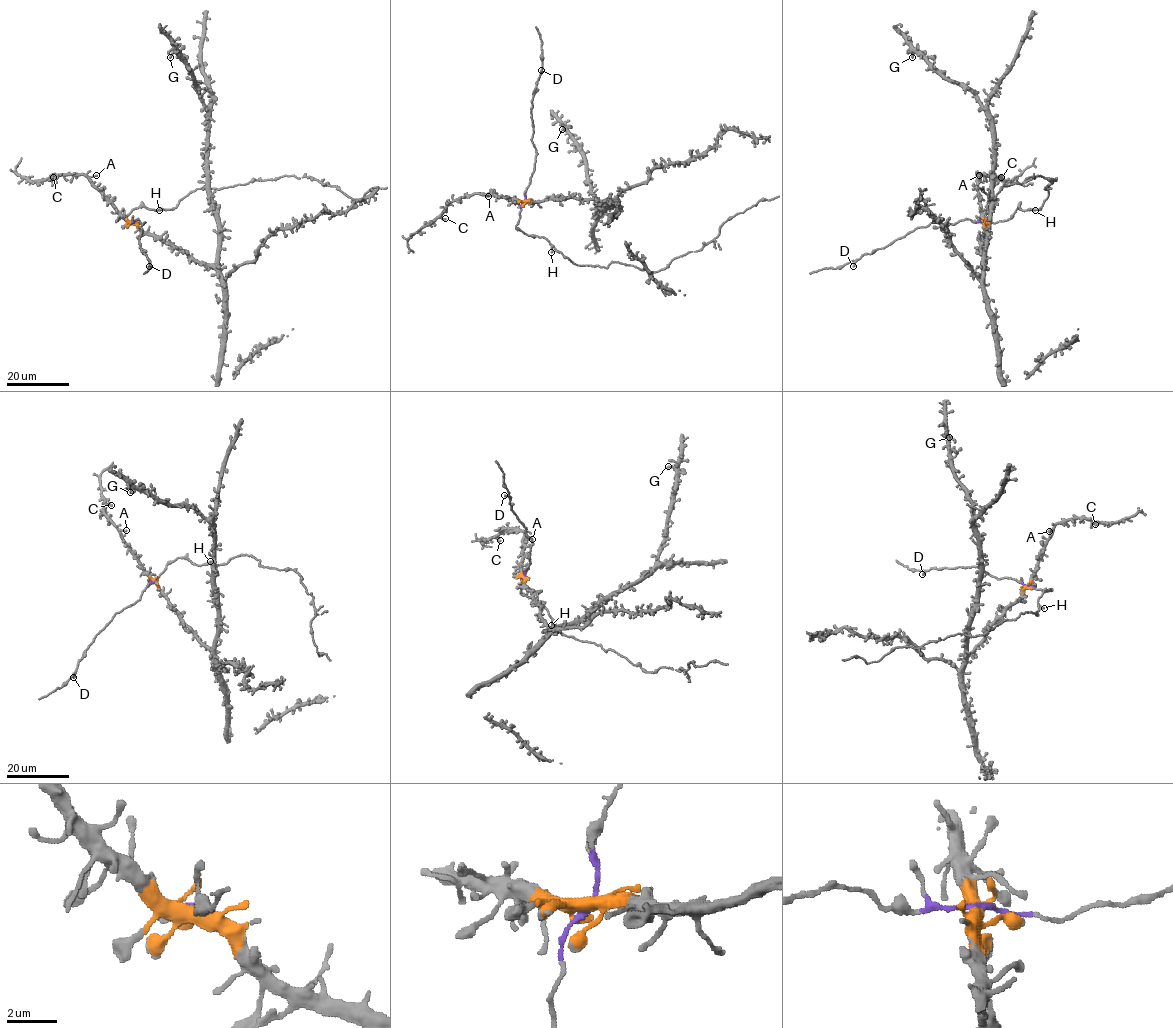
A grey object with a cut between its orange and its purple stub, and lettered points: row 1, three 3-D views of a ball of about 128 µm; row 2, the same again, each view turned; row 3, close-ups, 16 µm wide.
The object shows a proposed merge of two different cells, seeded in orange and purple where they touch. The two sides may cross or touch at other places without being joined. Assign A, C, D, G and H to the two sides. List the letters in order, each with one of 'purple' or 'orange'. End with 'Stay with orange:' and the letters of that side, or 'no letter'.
A: orange
C: orange
D: purple
G: orange
H: purple
Stay with orange: A, C, G

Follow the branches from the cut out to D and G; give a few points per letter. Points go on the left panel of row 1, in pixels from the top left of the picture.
D: (132, 221), (138, 219), (141, 224), (145, 222), (140, 227), (139, 243), (149, 266)
G: (132, 221), (200, 262), (215, 262), (218, 211), (208, 171), (207, 108), (193, 70), (177, 52), (170, 57)

